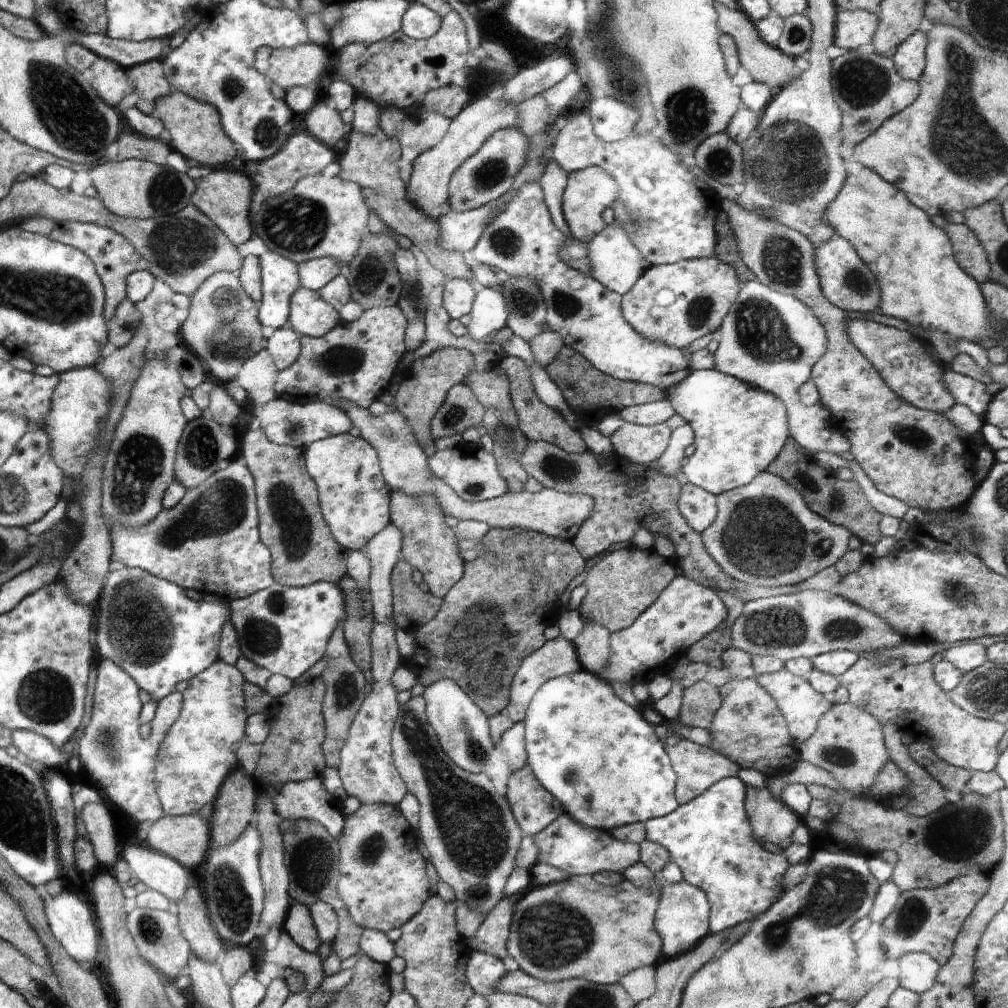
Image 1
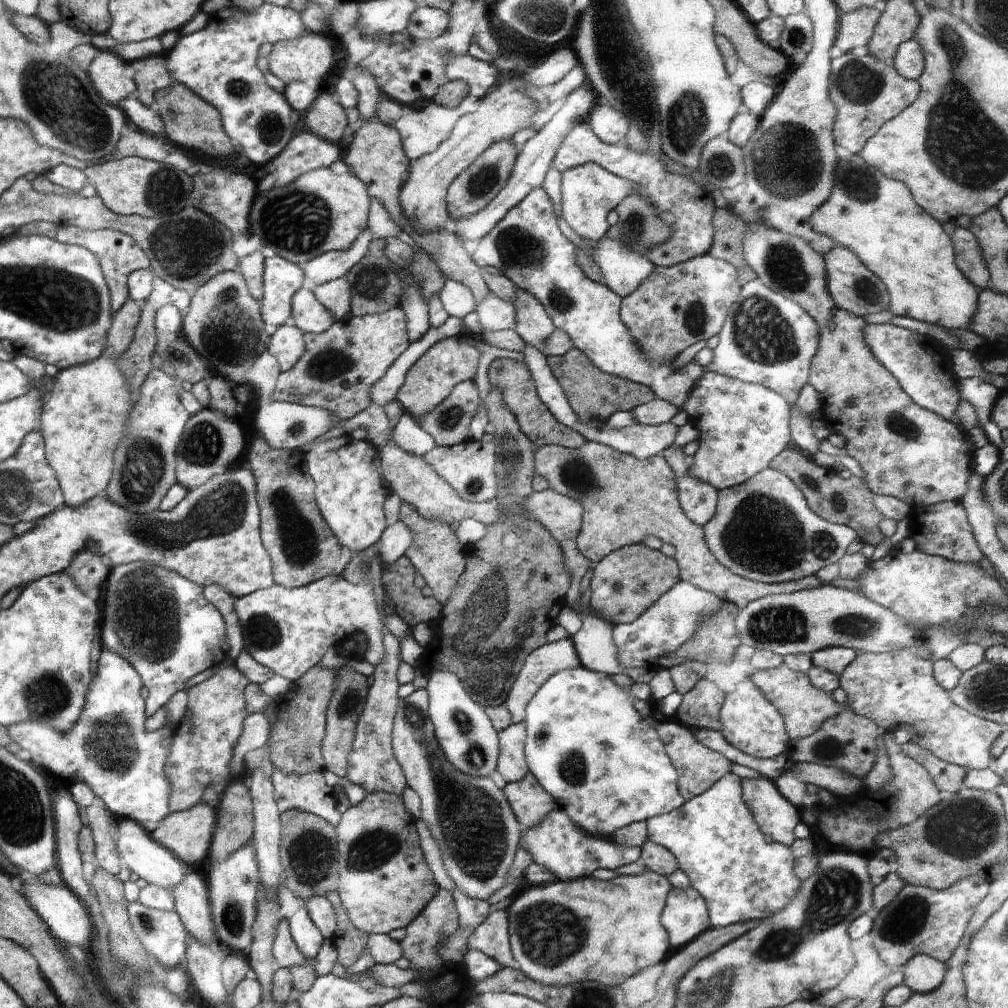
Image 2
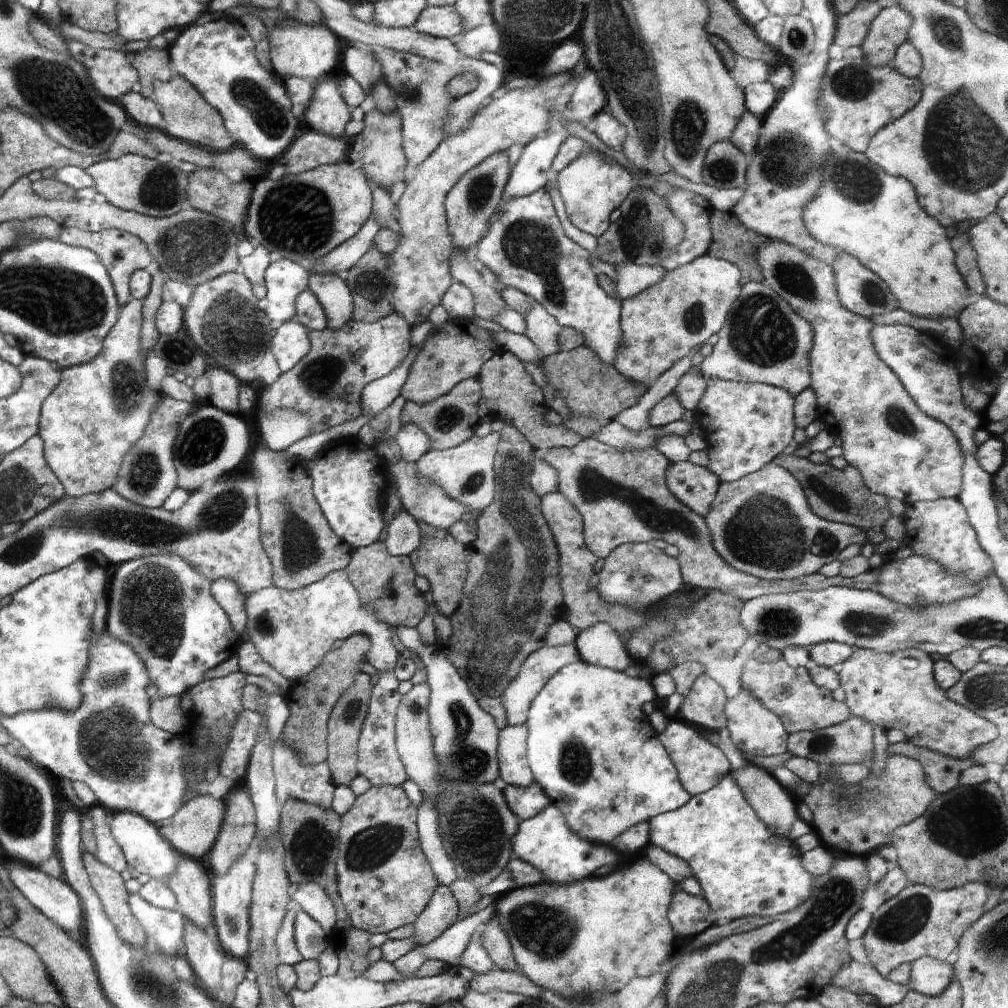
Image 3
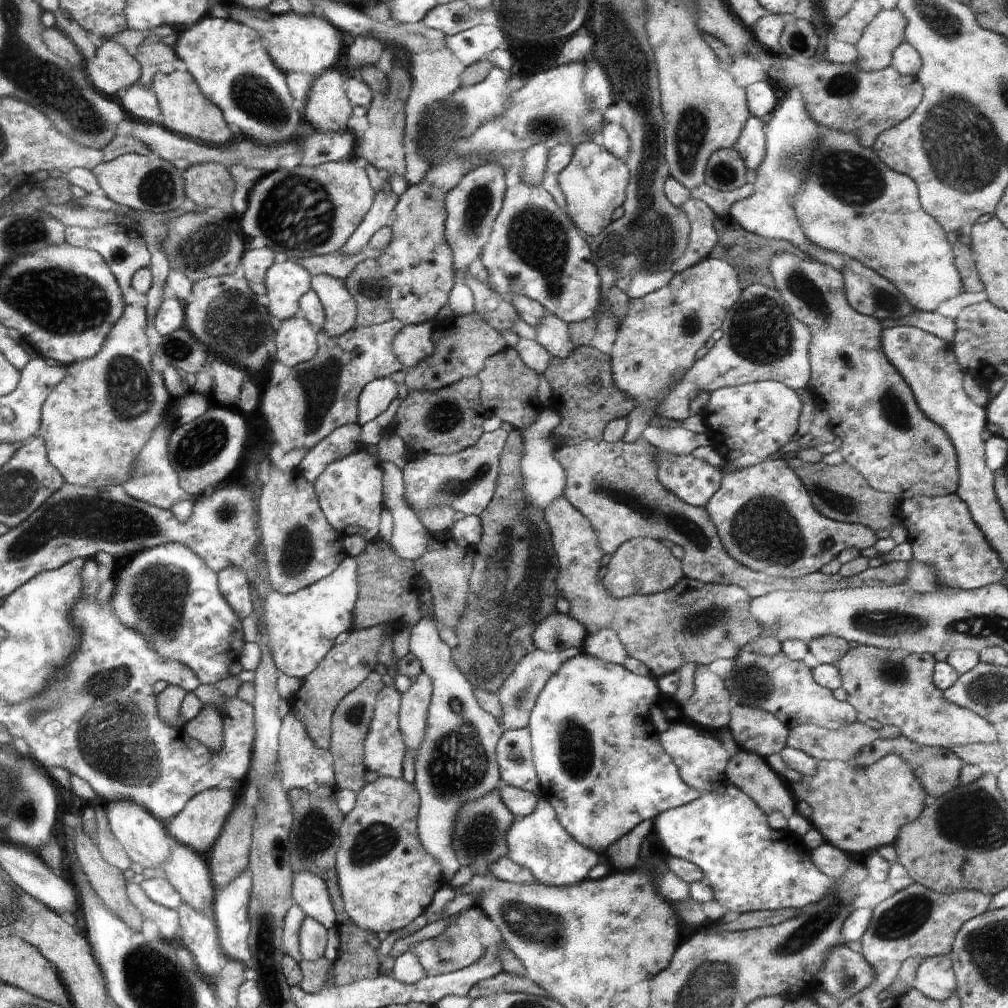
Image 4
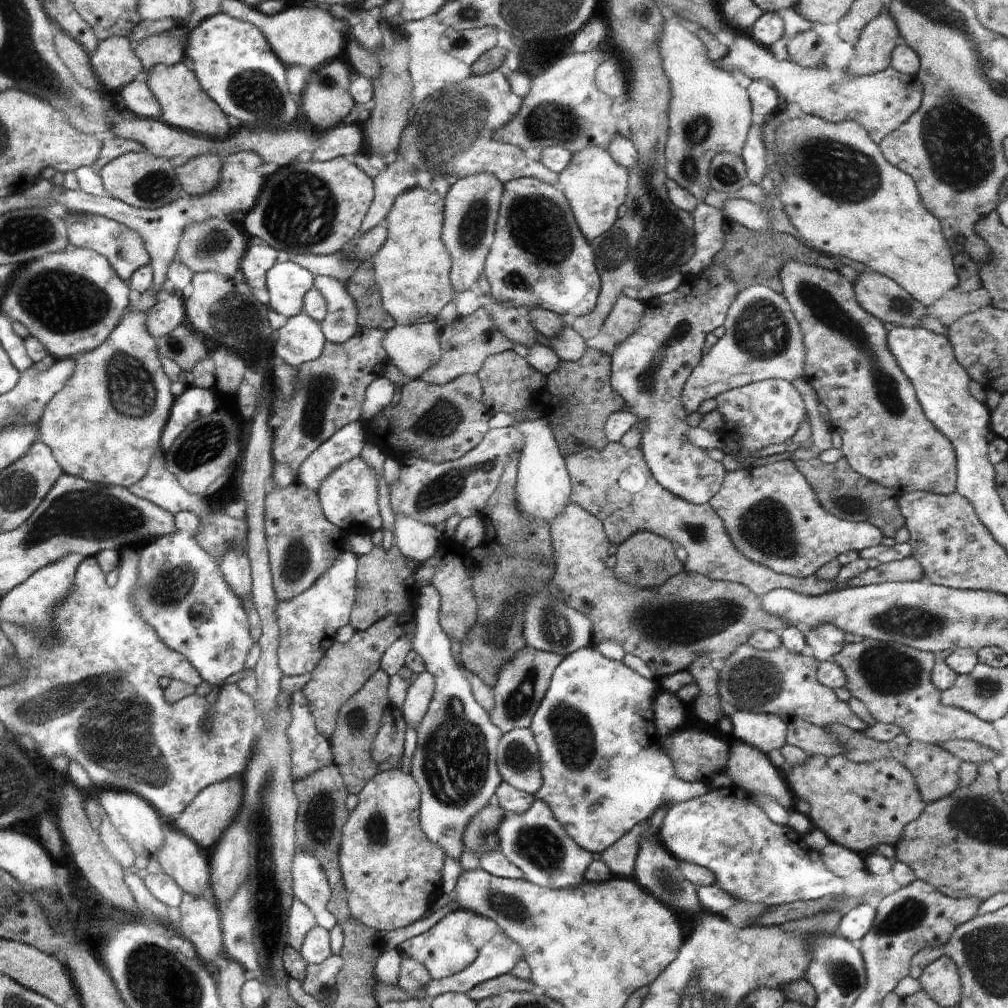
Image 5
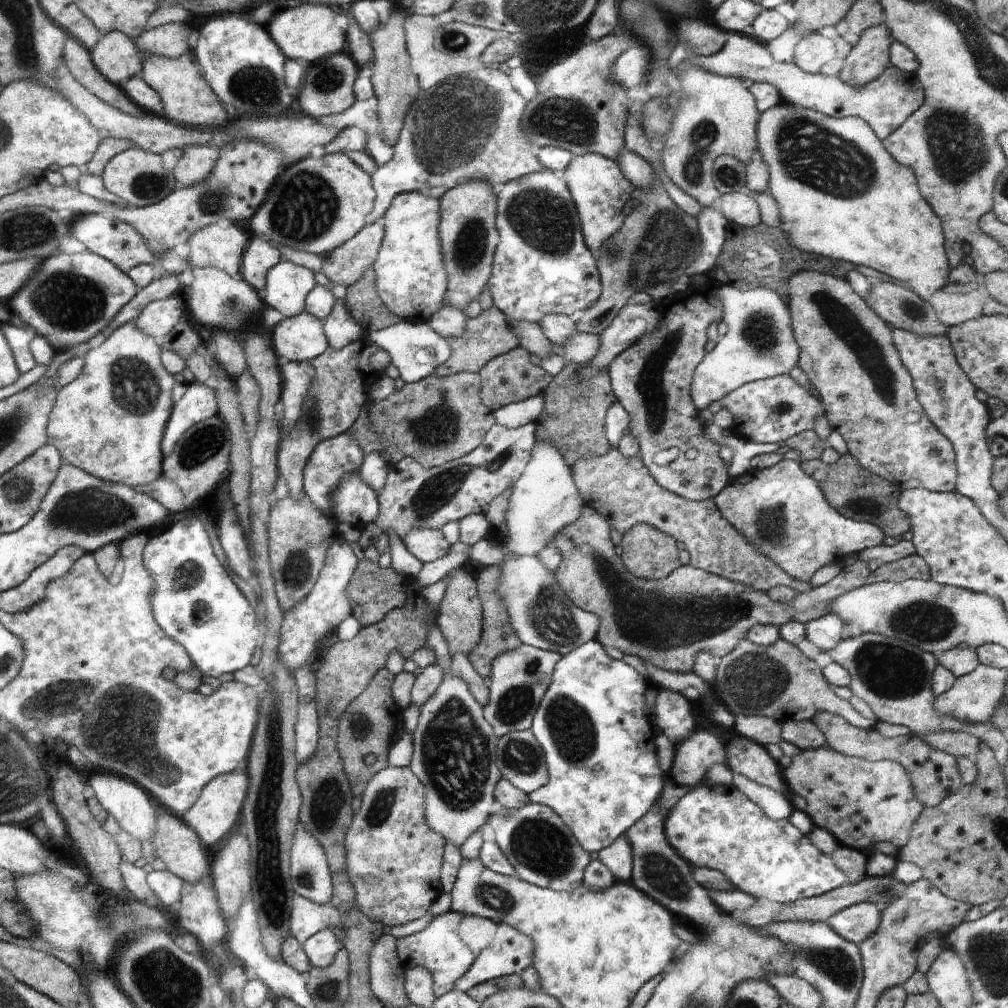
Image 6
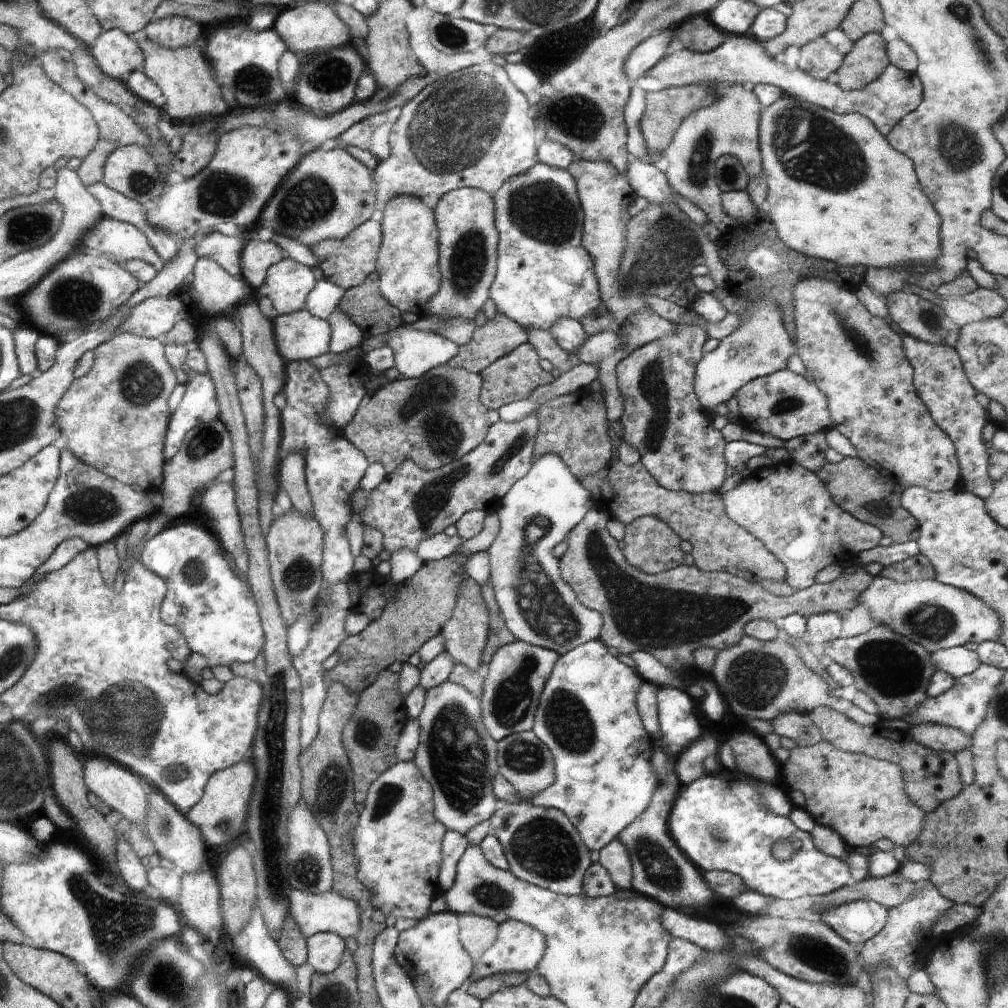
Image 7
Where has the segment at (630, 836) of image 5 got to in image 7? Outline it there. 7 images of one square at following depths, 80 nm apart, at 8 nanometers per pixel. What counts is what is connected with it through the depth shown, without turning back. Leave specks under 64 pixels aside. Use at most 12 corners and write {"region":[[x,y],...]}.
{"region":[[616,838],[599,851],[599,864],[617,888],[633,875],[627,848]]}

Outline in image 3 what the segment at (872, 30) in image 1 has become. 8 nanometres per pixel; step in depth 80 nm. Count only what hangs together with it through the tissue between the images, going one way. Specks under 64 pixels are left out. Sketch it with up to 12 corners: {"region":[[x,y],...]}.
{"region":[[862,1],[836,18],[833,42],[860,47],[881,11],[878,1]]}

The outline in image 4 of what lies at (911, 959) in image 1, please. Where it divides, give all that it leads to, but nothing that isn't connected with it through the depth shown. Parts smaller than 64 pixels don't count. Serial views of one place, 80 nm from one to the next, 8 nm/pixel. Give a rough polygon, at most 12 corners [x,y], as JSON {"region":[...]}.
{"region":[[947,955],[923,958],[910,984],[948,1000],[957,987]]}

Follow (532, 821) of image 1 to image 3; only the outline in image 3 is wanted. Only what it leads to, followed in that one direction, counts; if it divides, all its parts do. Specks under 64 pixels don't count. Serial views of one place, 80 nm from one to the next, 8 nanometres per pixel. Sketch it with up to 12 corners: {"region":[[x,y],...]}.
{"region":[[535,780],[526,787],[502,791],[511,811],[522,821],[550,805]]}

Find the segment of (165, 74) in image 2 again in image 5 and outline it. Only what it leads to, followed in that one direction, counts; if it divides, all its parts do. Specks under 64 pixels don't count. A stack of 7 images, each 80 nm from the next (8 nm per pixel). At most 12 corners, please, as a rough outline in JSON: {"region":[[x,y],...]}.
{"region":[[175,29],[136,42],[146,76],[186,58]]}

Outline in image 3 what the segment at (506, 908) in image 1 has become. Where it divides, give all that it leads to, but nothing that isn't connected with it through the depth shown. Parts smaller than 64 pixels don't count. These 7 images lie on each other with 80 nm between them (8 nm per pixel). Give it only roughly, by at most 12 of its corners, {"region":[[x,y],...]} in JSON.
{"region":[[496,920],[481,937],[496,968],[520,972],[509,938]]}

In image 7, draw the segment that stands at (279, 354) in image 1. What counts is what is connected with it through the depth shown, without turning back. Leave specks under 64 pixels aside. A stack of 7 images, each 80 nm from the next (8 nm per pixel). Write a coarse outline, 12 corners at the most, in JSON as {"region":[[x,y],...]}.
{"region":[[308,309],[273,320],[278,352],[309,361],[329,352],[331,326]]}

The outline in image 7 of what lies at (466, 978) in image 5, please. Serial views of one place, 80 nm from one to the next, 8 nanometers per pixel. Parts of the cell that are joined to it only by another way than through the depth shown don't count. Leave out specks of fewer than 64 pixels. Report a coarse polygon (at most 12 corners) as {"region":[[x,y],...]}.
{"region":[[522,922],[500,924],[470,980],[530,973],[544,957],[543,935]]}

